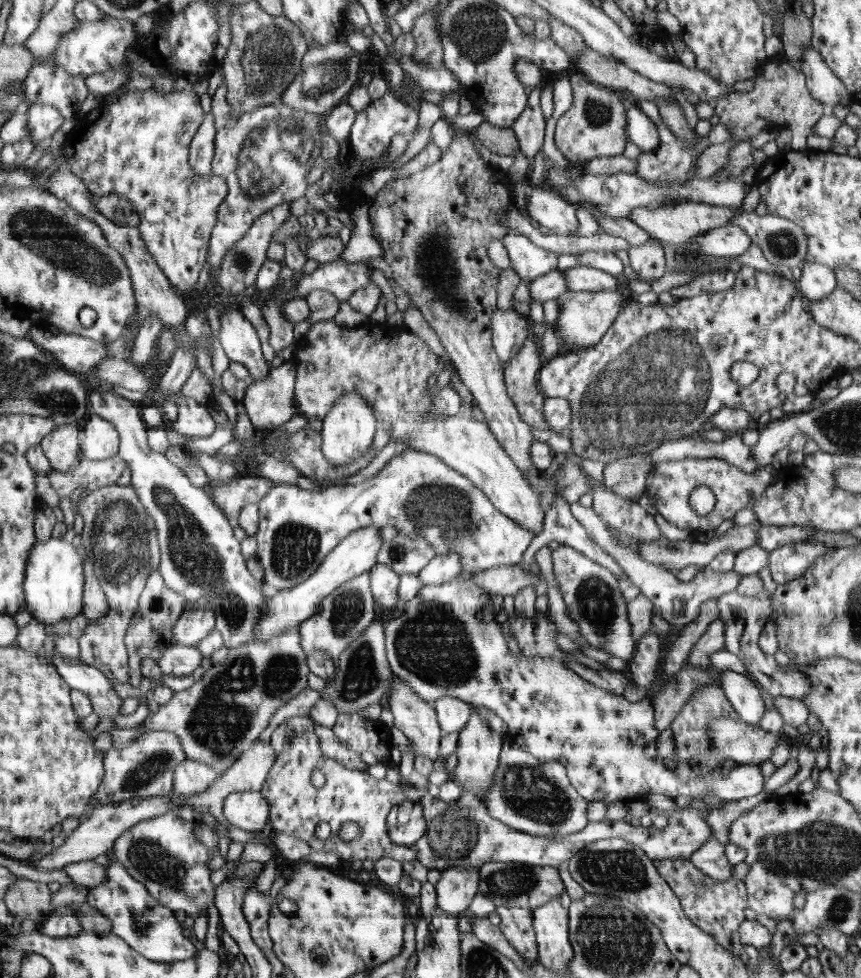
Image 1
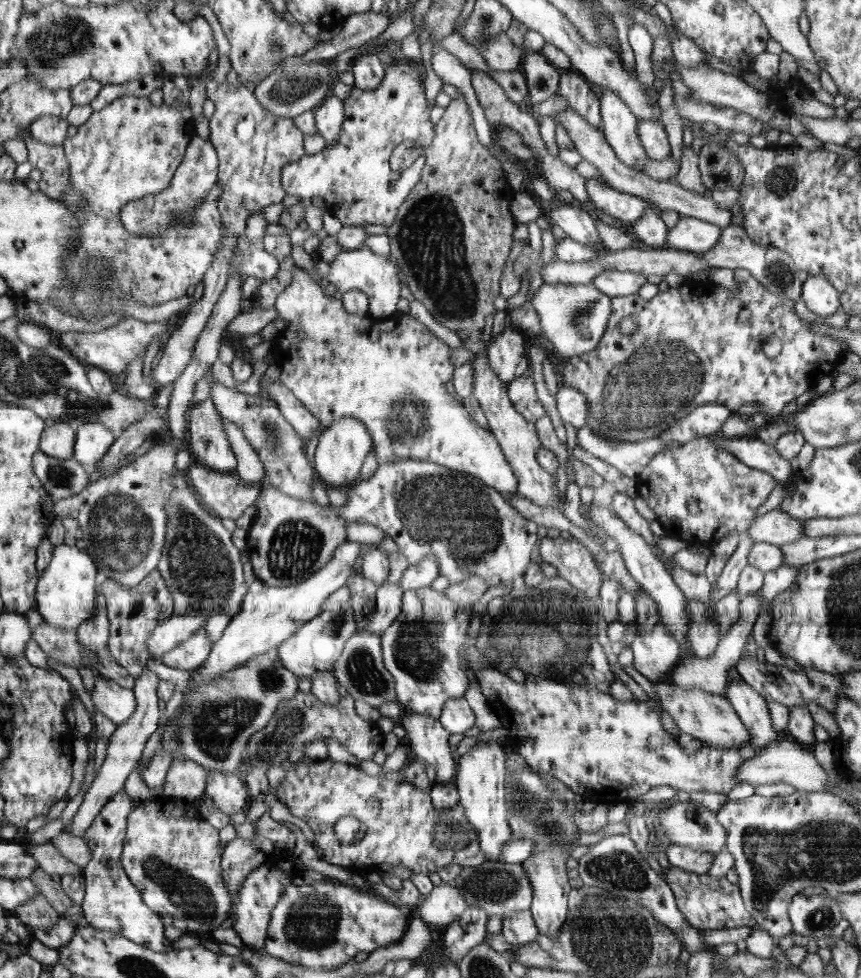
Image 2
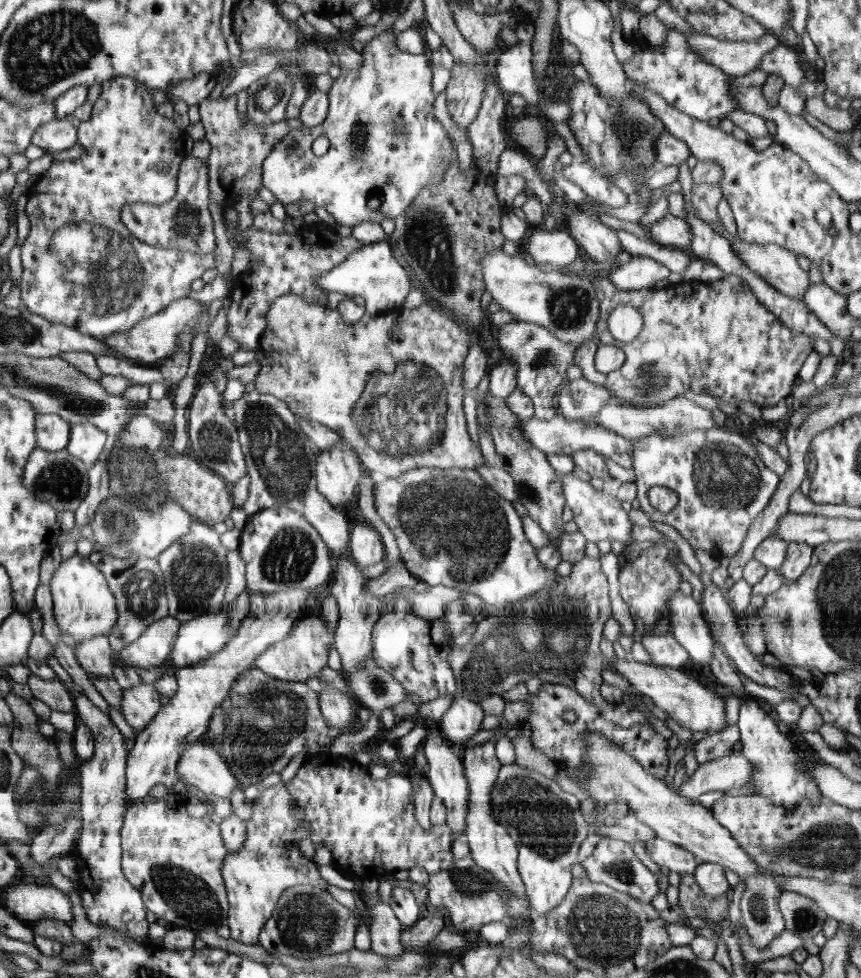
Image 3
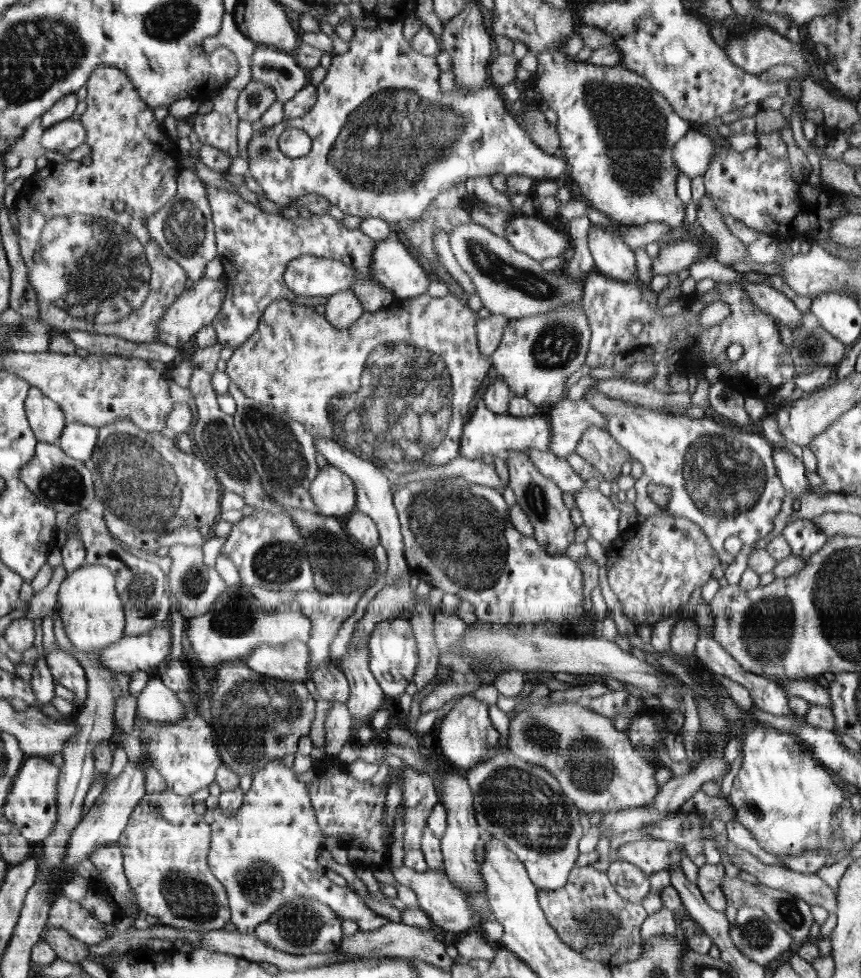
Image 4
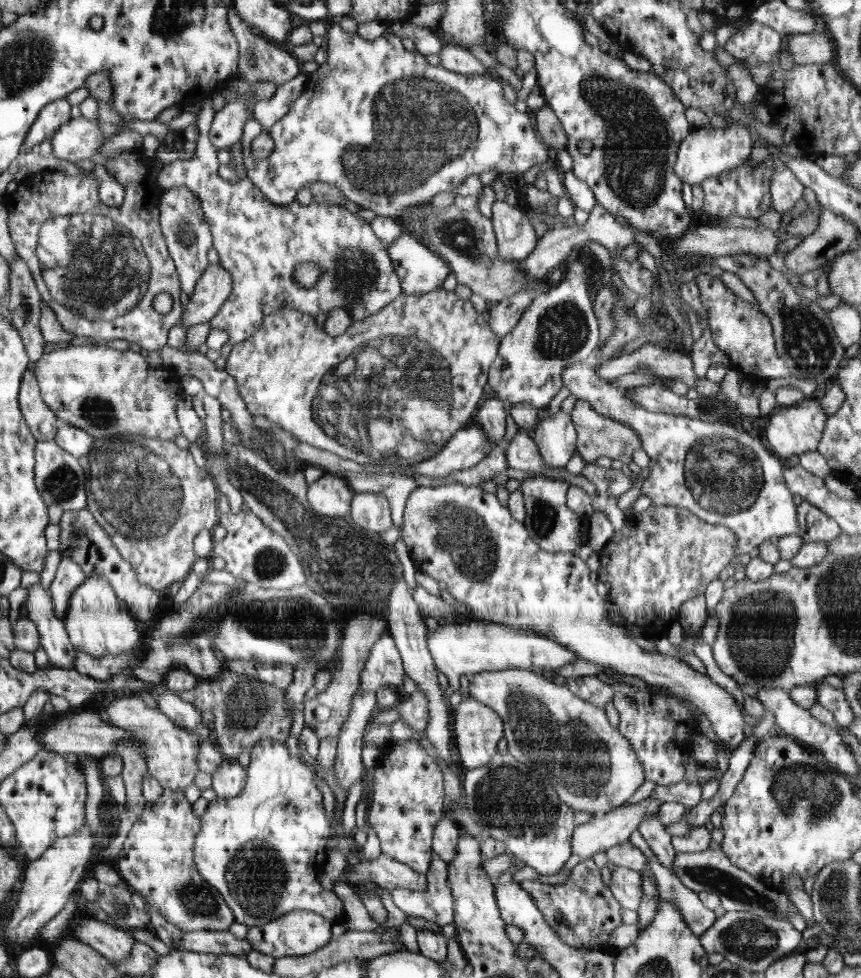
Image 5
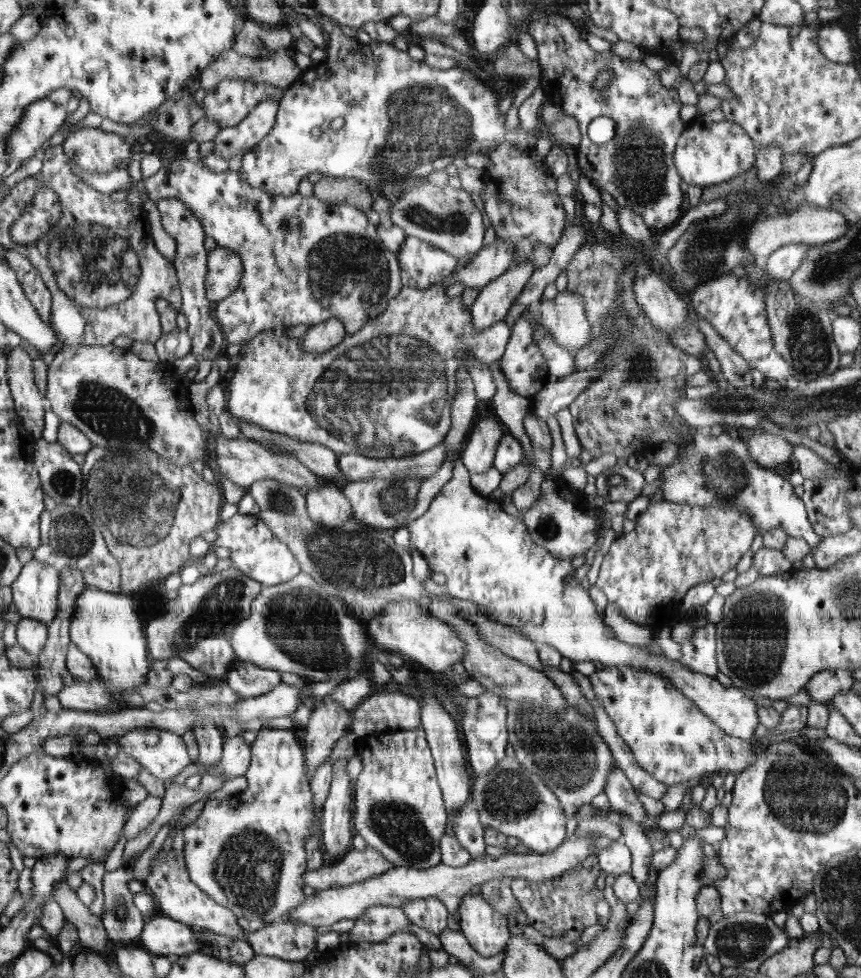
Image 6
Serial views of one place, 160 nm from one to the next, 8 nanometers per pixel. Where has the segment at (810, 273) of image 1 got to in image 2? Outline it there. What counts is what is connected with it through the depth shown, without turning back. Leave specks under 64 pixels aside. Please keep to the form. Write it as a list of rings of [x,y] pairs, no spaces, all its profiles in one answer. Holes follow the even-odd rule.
[[[822,275],[808,276],[803,283],[801,297],[808,310],[821,317],[832,316],[841,306],[838,290]]]

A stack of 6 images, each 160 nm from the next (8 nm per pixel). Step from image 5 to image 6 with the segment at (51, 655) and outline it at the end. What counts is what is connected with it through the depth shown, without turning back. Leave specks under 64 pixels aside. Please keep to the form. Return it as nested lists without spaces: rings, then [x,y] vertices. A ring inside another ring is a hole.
[[[37,559],[27,562],[21,572],[21,576],[11,586],[14,609],[22,618],[38,619],[44,624],[50,625],[55,619],[58,606],[60,572],[59,565],[48,566]]]

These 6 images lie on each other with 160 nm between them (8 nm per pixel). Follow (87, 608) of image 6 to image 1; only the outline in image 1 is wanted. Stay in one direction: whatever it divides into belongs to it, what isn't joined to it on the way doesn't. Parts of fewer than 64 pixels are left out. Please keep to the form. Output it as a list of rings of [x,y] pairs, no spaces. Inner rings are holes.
[[[50,537],[46,542],[39,541],[33,546],[25,571],[25,597],[27,610],[34,621],[44,625],[55,625],[66,619],[73,619],[80,612],[82,588],[85,588],[82,574],[82,556],[72,543],[62,538]]]

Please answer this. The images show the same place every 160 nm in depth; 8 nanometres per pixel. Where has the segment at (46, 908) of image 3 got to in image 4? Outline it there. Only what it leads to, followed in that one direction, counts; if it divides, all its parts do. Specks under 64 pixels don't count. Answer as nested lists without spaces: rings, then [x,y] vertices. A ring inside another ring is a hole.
[[[64,896],[53,899],[47,924],[49,927],[65,929],[69,936],[89,947],[110,937],[106,924],[98,922],[80,903],[72,902]]]

